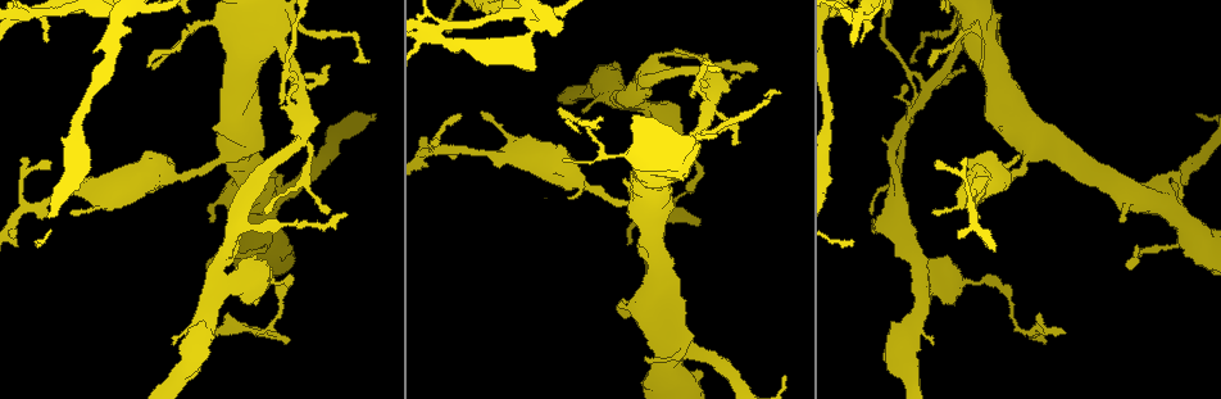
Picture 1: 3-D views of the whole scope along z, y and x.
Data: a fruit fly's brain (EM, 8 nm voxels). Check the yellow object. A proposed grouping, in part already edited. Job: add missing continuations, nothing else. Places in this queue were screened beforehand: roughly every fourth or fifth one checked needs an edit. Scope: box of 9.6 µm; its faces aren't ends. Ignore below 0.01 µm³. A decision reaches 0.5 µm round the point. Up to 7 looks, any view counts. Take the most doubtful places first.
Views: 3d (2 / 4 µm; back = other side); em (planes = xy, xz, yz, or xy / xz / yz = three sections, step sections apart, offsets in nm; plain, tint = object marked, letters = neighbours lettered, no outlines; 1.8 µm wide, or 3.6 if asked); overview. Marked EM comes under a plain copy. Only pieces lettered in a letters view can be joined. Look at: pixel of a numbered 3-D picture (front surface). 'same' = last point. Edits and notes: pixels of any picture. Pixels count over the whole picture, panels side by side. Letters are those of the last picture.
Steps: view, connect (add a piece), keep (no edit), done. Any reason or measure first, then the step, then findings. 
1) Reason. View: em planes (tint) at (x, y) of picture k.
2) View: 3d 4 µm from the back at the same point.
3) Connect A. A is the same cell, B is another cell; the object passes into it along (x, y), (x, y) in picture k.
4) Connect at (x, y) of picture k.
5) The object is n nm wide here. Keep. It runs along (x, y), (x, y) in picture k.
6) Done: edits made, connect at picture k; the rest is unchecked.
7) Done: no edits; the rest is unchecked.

Thin end. View: 3d 4 µm at (71, 211) of picture 1.

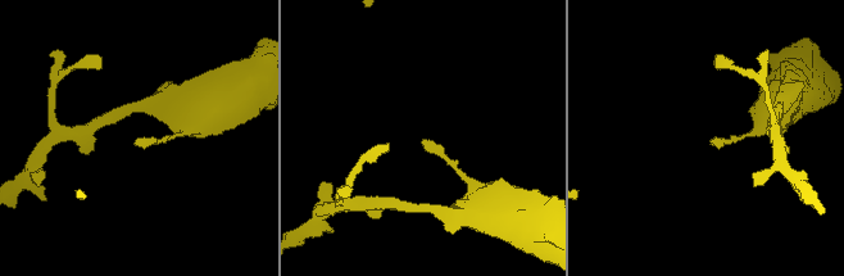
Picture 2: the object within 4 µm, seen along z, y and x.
View: em xz step 4 (tint) at (136, 142) of picture 2.

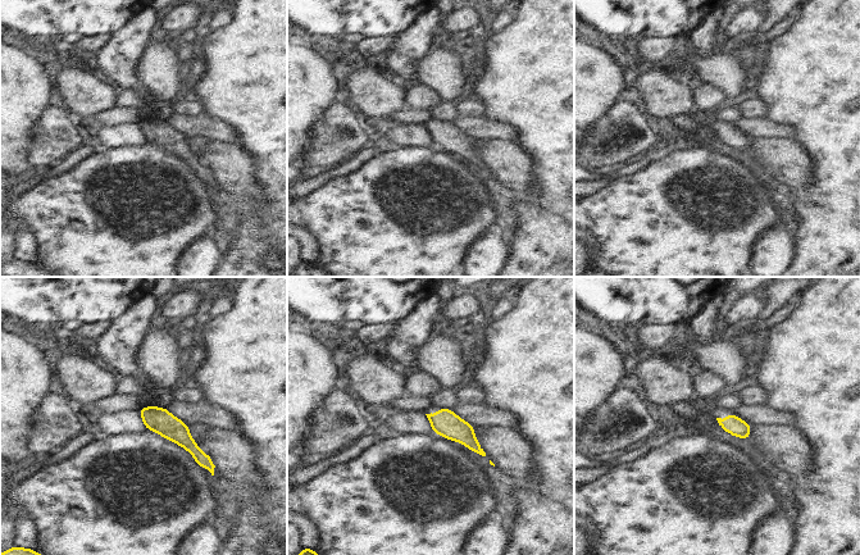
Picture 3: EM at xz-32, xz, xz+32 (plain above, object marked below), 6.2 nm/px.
View: em planes (letters) at the same point.

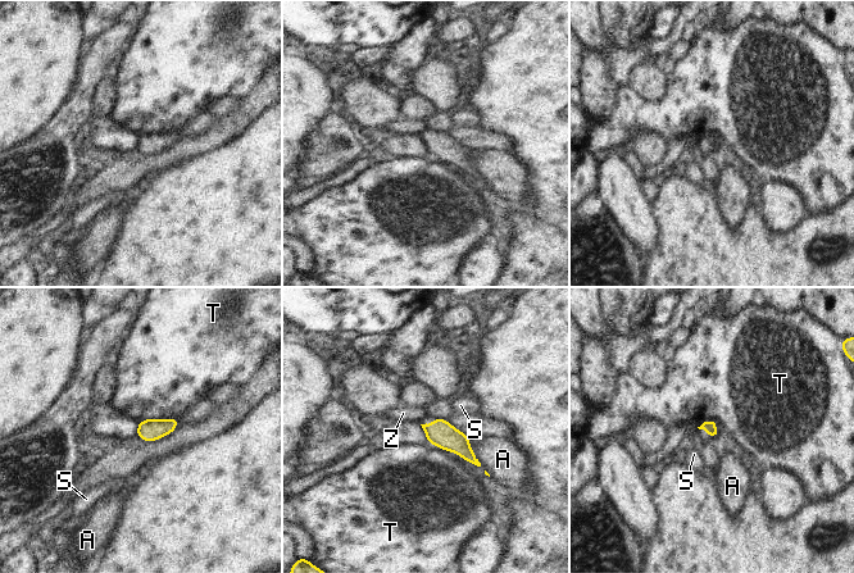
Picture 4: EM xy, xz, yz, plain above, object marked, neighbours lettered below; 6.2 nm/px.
Keep. A, S, T and Z are other cells; a border runs along (177, 418), (145, 418), (139, 422) in picture 4; none of them fits.

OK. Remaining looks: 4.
Free end. View: em xz step 16 (letters) at (150, 65) of picture 1.

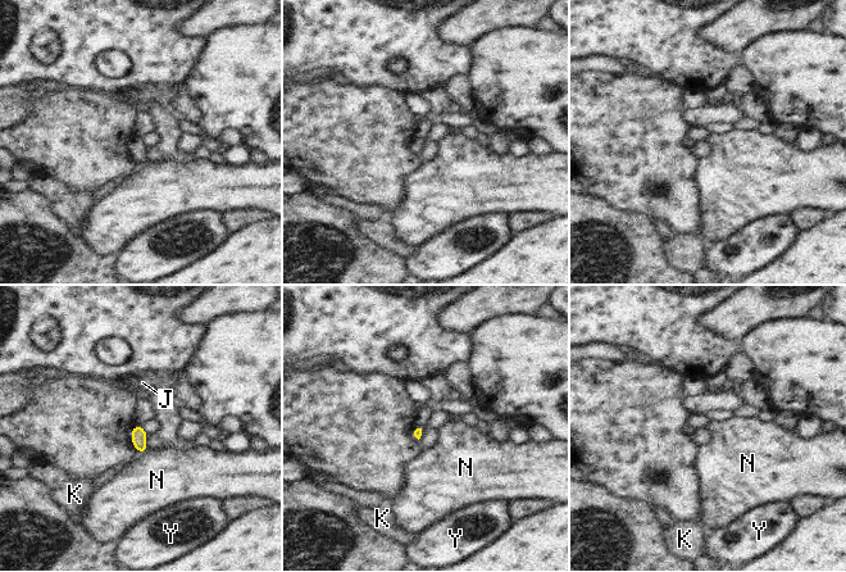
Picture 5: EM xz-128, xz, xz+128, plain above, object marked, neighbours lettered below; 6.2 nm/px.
The longest contact is with N, 60 nm. Keep. J, K, N and Y are other cells; no lettered piece goes on from it.

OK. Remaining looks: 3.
Free end. View: em 3.6 µm planes (tint) at (330, 209) of picture 1.

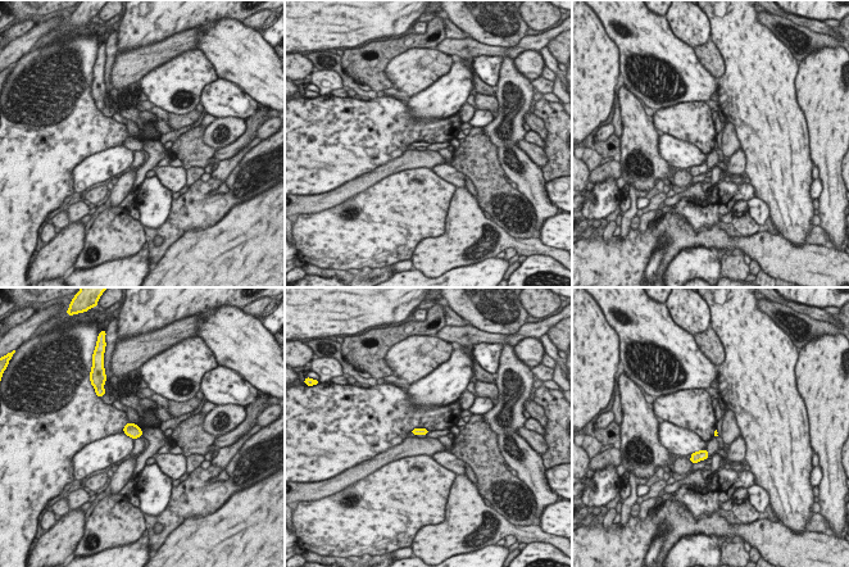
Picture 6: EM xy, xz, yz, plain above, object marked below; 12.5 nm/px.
View: em 3.6 µm planes (letters) at the same point.

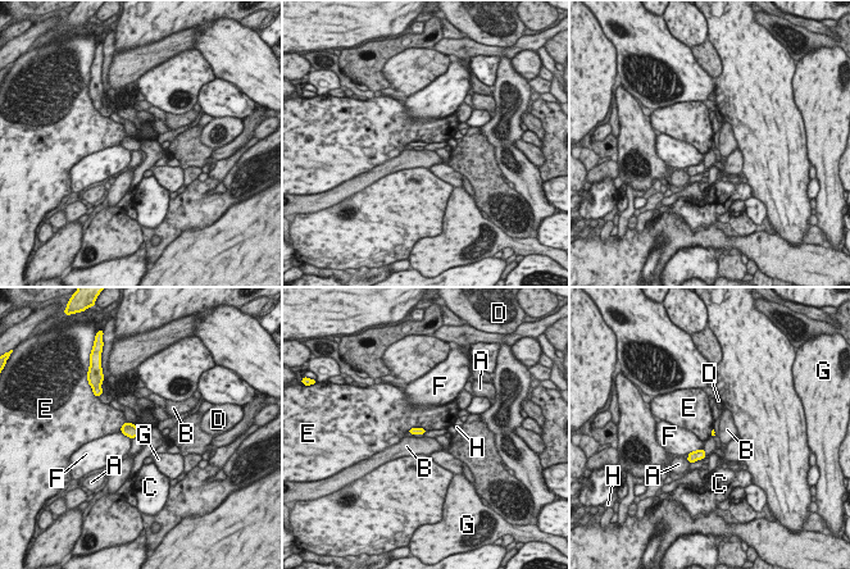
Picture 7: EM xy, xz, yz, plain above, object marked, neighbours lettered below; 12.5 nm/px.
Keep. A, B, C, D, E, F, G and H are other cells; a border runs along (119, 428), (131, 422), (139, 429) in picture 7; none of them fits.

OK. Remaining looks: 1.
Done: no edits; the rest is unchecked.

